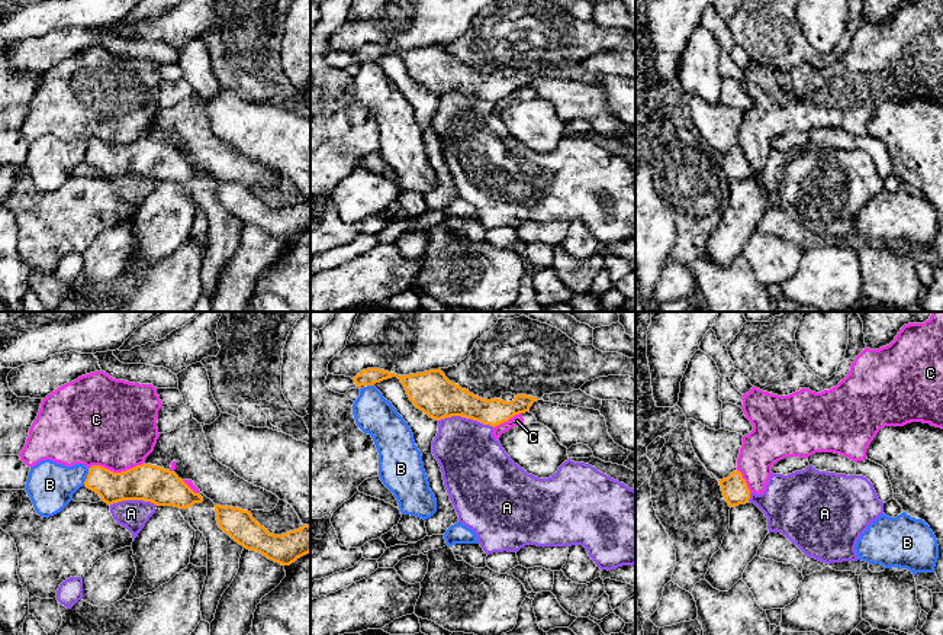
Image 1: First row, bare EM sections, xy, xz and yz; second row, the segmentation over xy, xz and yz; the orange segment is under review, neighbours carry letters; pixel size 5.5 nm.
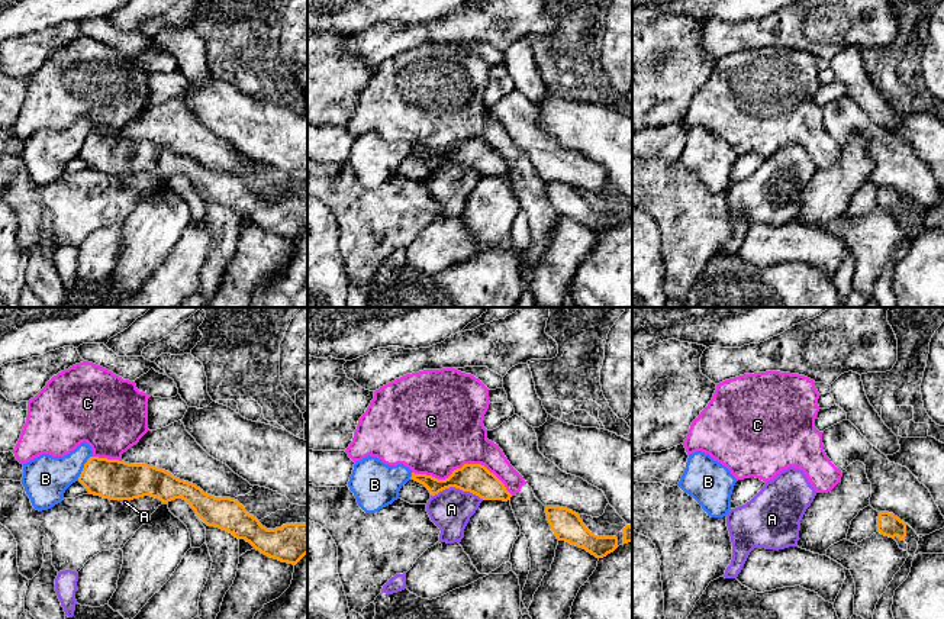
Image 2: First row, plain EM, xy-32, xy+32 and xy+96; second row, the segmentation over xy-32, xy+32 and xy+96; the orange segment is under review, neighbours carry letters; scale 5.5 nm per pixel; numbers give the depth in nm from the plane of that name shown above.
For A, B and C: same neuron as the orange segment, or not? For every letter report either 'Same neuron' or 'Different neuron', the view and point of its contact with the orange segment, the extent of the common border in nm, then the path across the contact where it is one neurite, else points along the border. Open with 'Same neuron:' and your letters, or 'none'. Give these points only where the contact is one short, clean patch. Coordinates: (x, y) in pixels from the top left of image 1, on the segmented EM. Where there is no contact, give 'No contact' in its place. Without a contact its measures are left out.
Same neuron: none
A: Different neuron. Touches orange at xz (466, 418). Shared border 320 nm. Boundary: xz (438, 419), (450, 416), (472, 418), (493, 428)
B: Different neuron. Touches orange at xy (87, 477). Shared border 100 nm
C: Different neuron. Touches orange at xy (115, 473). Shared border 300 nm

